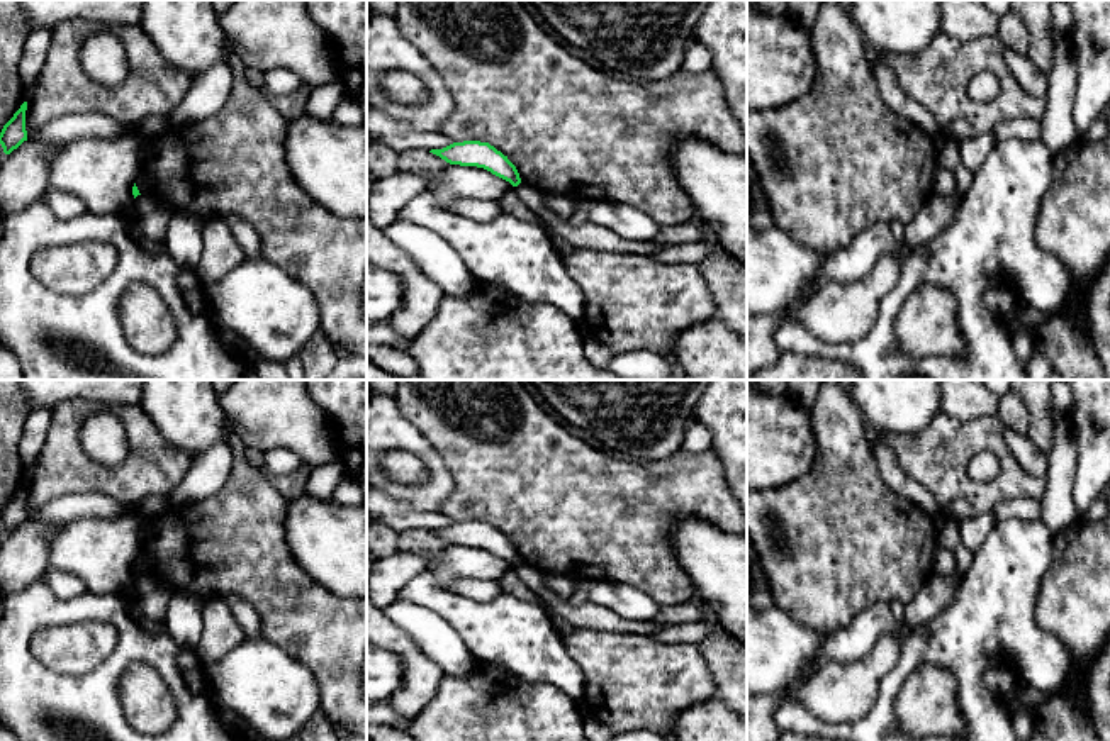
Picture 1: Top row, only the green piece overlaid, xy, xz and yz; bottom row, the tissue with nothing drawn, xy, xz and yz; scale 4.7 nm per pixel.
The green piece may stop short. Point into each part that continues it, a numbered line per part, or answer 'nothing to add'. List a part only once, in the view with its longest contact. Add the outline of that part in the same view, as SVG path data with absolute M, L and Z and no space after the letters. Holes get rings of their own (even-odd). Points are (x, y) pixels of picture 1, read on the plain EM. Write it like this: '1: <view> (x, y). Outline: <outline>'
nothing to add

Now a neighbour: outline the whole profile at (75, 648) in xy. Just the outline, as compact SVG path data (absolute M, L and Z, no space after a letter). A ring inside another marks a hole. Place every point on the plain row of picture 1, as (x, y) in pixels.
M76 621L39 629L31 639L32 655L63 675L95 670L117 644L117 629L102 621Z

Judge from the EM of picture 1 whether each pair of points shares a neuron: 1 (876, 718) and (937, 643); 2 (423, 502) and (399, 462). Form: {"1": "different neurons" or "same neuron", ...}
{"1": "same neuron", "2": "different neurons"}

